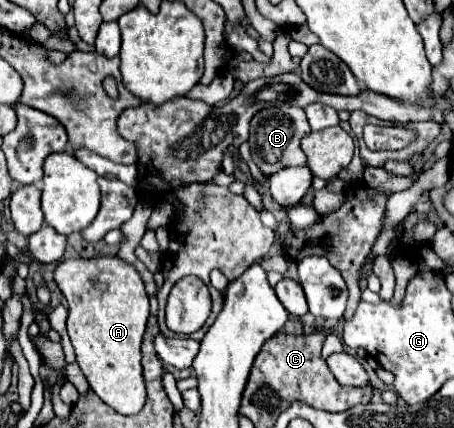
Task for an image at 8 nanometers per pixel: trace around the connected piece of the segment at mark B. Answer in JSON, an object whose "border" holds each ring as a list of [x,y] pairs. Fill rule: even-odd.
{"border":[[[271,105],[251,119],[251,135],[247,139],[251,147],[251,157],[261,169],[263,175],[273,175],[283,167],[295,167],[295,165],[305,165],[305,155],[301,153],[301,139],[311,133],[311,127],[307,123],[305,111],[301,107],[293,105]]]}

